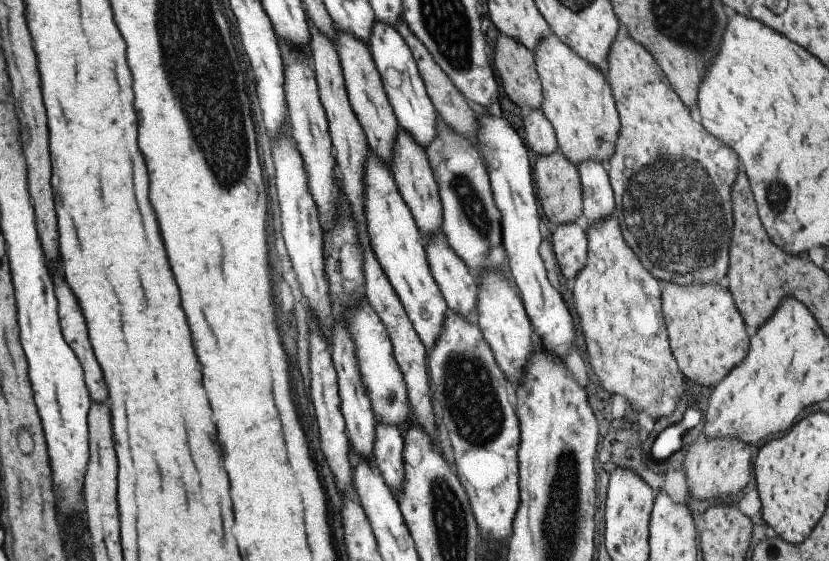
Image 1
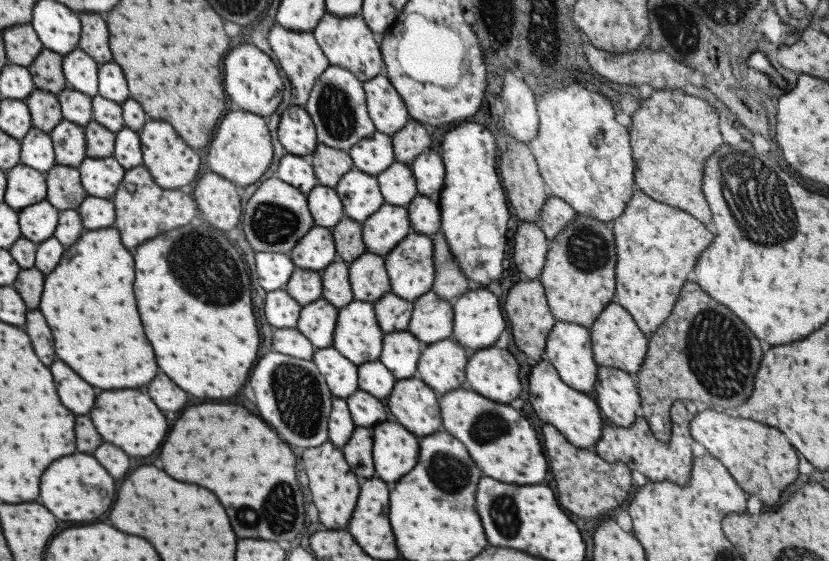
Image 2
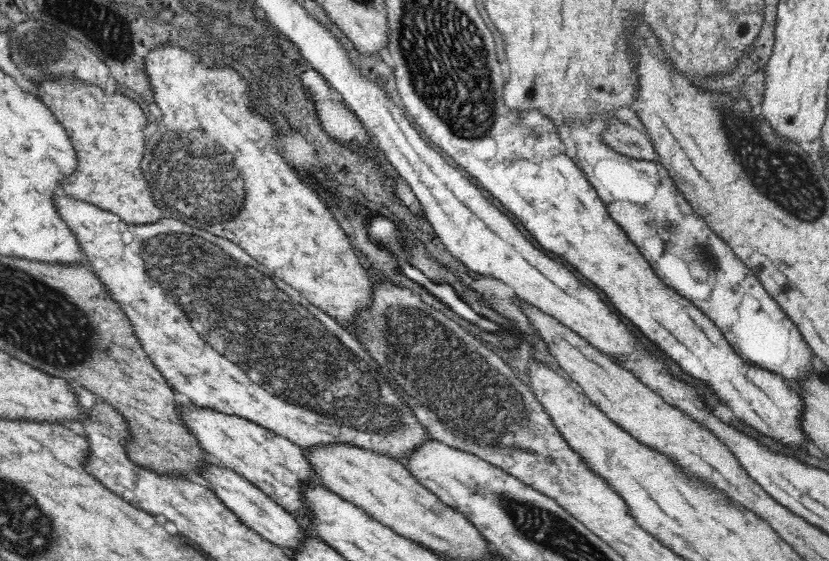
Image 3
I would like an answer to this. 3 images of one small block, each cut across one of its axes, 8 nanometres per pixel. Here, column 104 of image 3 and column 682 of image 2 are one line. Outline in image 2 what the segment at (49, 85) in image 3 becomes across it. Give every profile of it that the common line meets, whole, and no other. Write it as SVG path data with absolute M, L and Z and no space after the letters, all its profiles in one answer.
M676 87L667 91L655 89L649 97L639 99L637 105L639 109L627 128L636 188L656 202L684 210L707 224L711 211L701 188L703 165L706 158L723 144L715 109L707 101L681 93Z

